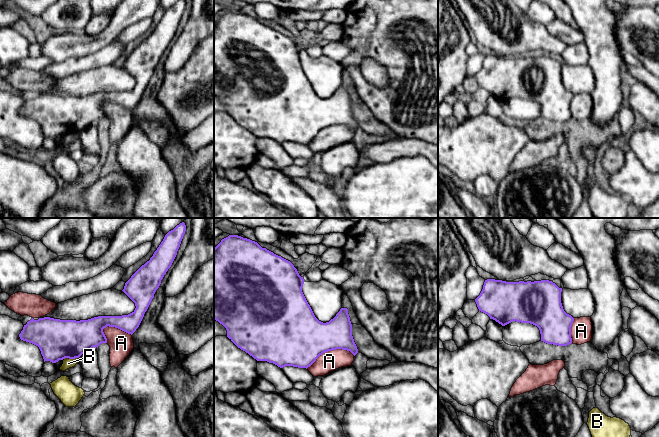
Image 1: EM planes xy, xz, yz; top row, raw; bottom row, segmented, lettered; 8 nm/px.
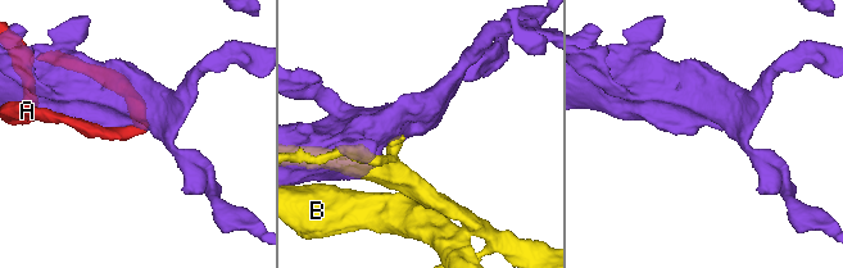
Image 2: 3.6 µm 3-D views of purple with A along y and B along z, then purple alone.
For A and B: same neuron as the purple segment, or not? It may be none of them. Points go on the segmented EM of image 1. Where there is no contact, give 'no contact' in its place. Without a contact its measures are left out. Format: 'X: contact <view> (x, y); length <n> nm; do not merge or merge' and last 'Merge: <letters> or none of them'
A: contact xz (330, 350); length 400 nm; do not merge
B: contact xy (70, 358); length 110 nm; do not merge
Merge: none of them

